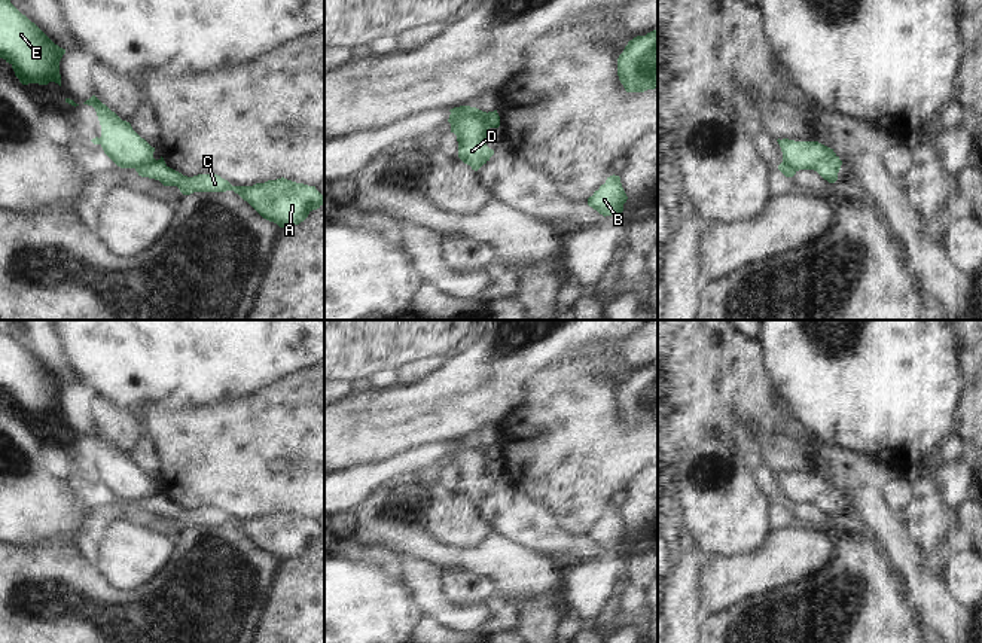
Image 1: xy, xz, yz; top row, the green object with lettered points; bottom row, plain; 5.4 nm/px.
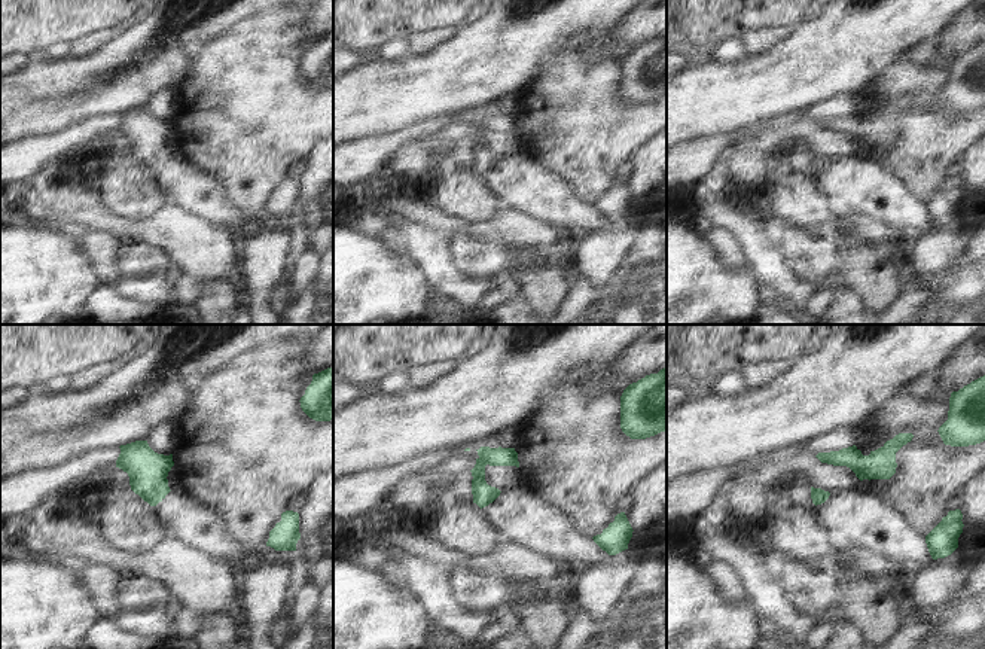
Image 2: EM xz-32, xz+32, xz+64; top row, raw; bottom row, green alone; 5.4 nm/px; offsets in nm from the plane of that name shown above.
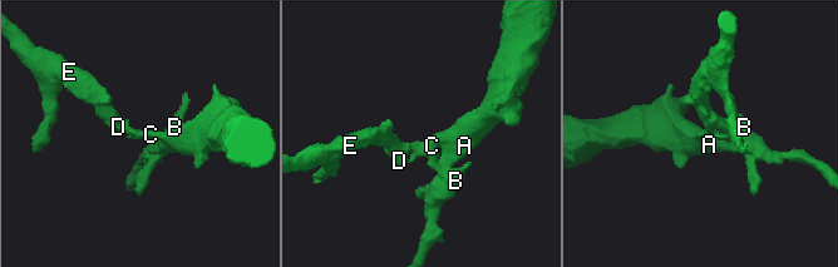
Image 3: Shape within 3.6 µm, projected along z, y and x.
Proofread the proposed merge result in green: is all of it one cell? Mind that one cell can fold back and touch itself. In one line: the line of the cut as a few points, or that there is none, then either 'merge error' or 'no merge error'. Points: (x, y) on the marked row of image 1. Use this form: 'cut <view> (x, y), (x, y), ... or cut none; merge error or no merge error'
cut xz (472, 107), (472, 112), (490, 127); merge error

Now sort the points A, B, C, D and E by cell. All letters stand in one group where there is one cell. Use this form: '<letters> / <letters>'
A B C / D E

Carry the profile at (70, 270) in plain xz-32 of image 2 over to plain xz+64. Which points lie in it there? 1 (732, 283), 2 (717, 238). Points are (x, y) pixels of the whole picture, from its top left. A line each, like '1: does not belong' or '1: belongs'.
1: belongs
2: does not belong

